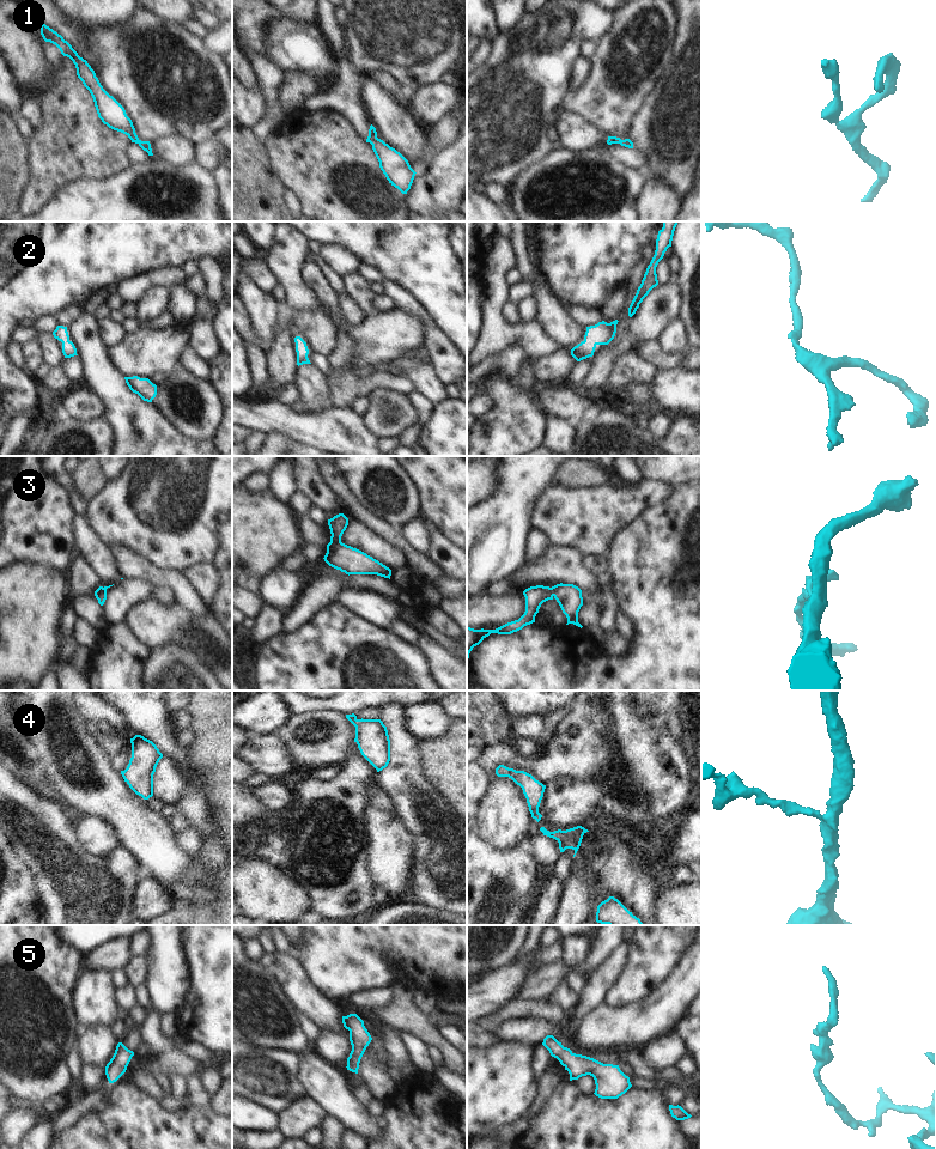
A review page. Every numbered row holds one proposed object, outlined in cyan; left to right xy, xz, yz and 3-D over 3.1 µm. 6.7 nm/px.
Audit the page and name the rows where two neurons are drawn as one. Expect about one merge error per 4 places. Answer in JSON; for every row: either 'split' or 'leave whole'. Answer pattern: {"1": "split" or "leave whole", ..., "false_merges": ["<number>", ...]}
{"1": "leave whole", "2": "leave whole", "3": "leave whole", "4": "leave whole", "5": "leave whole", "false_merges": []}

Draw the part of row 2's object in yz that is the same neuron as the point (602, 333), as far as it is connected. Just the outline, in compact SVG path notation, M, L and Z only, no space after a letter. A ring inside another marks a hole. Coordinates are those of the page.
M618 320L607 323L598 322L586 327L584 340L571 349L571 355L581 361L594 355L597 345L608 345L615 336Z

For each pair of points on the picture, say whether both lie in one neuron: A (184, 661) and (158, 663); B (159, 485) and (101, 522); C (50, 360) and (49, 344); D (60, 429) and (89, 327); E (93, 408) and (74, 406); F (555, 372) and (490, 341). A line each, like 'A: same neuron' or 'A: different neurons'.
A: same neuron
B: same neuron
C: same neuron
D: different neurons
E: same neuron
F: different neurons

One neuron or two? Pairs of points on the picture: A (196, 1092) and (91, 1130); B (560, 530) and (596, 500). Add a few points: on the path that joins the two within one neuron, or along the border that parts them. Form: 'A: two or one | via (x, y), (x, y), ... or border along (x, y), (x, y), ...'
A: two | border along (208, 1105), (188, 1107)
B: one | via (569, 522), (572, 518), (578, 518), (588, 509)

